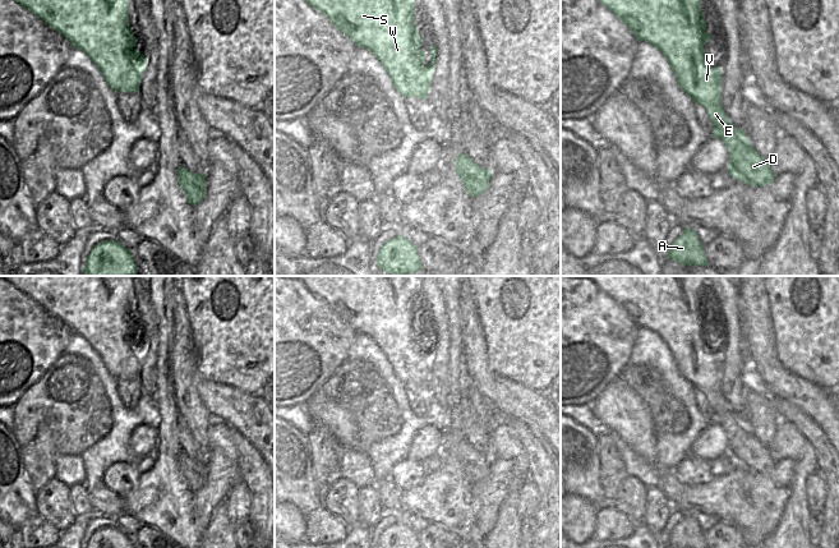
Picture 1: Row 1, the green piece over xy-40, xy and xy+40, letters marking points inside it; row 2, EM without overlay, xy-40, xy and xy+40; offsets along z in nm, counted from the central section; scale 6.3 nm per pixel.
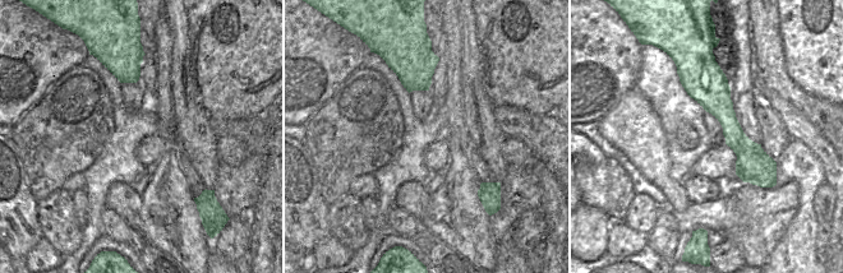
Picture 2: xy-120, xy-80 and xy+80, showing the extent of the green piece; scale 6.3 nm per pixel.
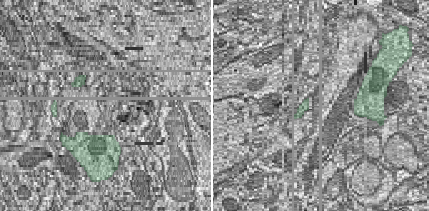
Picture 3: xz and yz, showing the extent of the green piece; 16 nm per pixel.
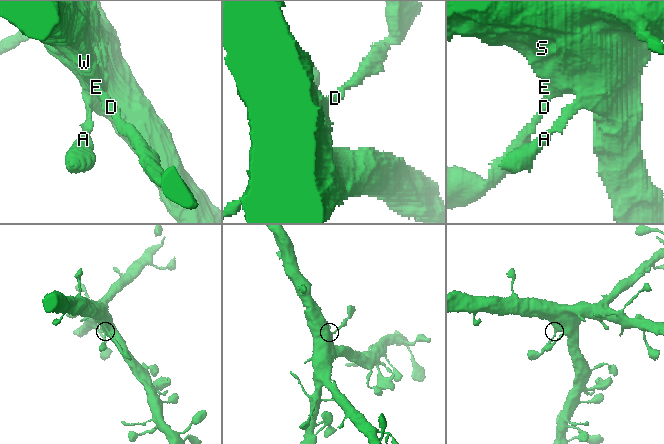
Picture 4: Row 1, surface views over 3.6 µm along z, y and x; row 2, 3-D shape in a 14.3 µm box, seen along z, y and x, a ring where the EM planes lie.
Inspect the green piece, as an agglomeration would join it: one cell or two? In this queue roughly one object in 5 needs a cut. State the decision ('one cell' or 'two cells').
one cell

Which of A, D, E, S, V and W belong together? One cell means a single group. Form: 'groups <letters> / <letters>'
groups A D E S V W

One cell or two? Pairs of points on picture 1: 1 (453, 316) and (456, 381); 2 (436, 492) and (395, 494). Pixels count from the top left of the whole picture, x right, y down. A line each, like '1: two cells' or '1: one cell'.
1: one cell
2: two cells

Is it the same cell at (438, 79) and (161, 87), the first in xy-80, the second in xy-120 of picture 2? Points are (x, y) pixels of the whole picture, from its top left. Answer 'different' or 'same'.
different

